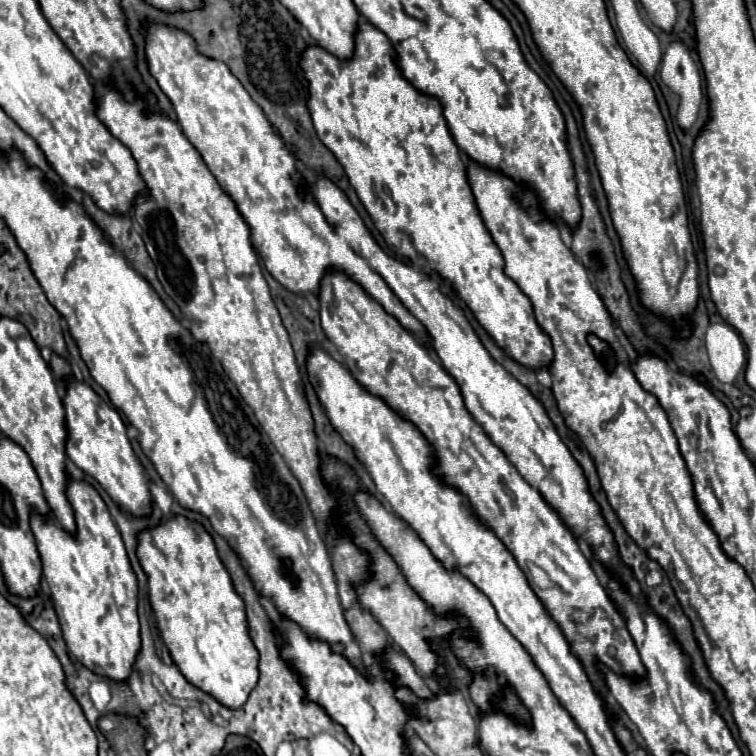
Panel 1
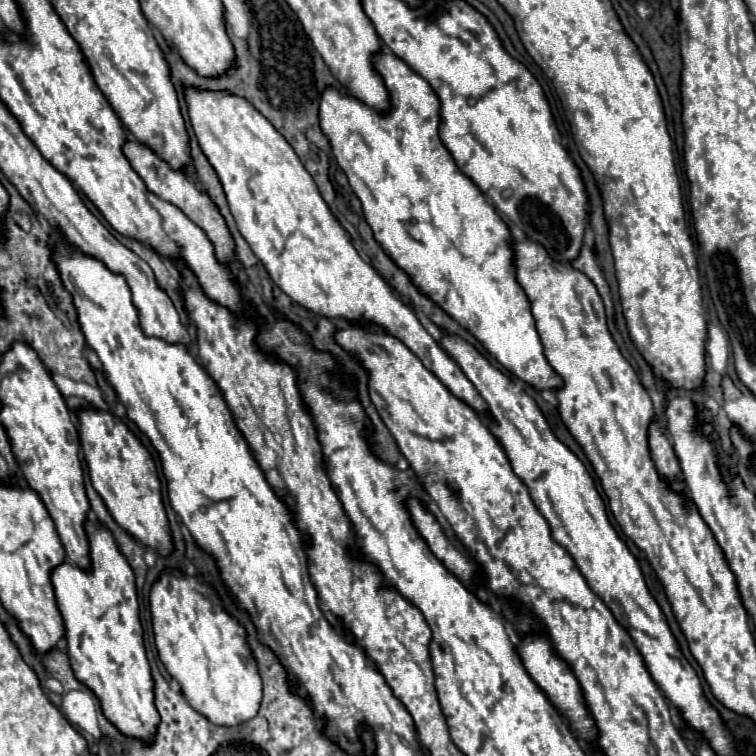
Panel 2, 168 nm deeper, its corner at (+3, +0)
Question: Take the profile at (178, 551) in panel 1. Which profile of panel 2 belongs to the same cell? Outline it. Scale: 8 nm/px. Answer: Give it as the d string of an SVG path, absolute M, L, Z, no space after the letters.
M163 572L149 600L159 658L179 682L191 708L215 726L237 726L251 720L261 704L261 676L247 648L243 626L223 610L209 584L195 576Z

